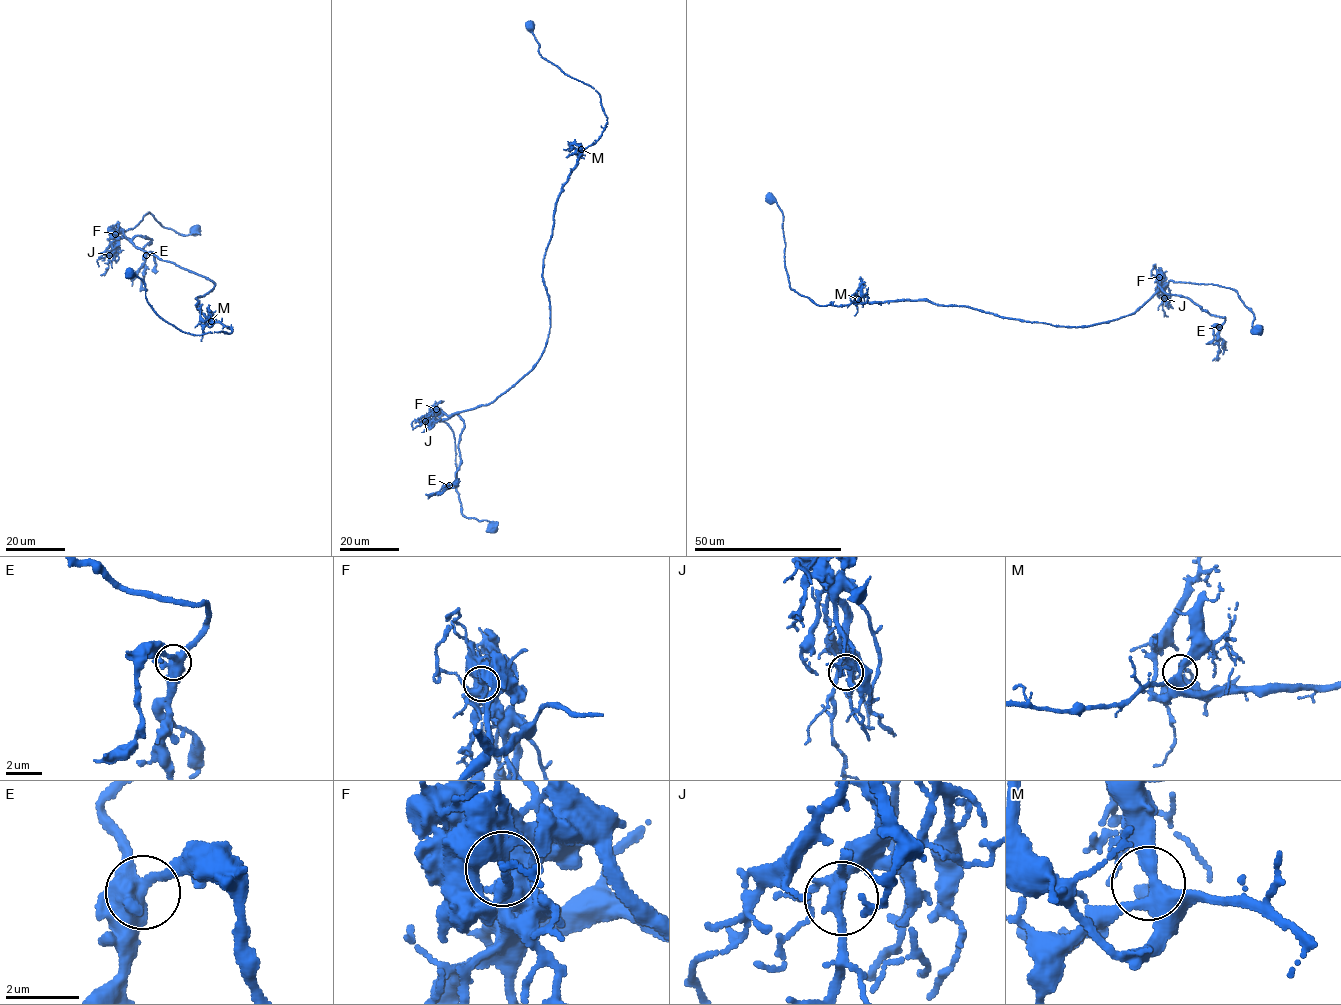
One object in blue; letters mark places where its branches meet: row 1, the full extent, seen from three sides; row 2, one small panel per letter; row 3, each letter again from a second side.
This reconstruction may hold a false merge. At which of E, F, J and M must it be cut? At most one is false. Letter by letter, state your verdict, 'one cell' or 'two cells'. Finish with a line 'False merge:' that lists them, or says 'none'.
E: one cell
F: two cells
J: one cell
M: one cell
False merge: F

